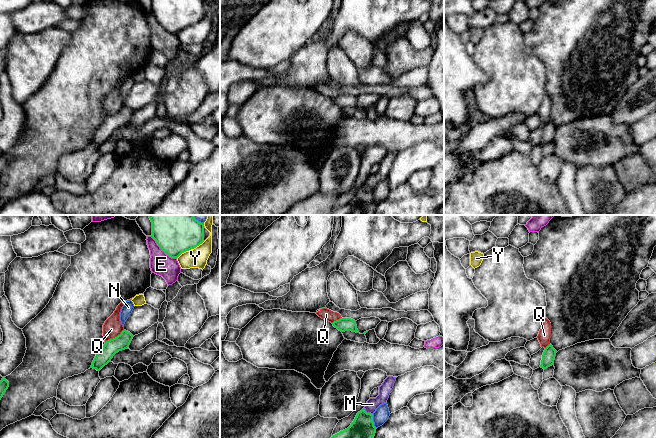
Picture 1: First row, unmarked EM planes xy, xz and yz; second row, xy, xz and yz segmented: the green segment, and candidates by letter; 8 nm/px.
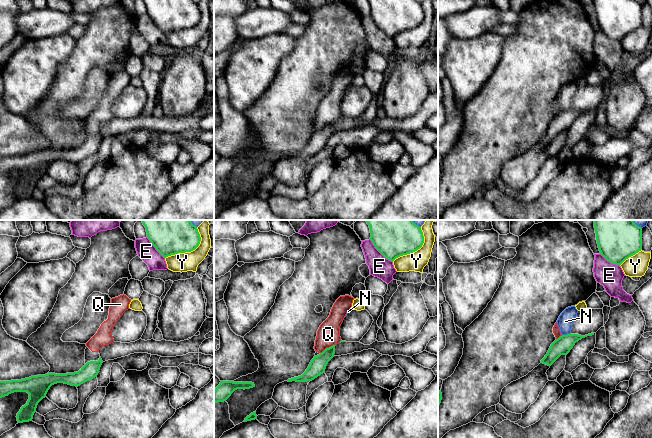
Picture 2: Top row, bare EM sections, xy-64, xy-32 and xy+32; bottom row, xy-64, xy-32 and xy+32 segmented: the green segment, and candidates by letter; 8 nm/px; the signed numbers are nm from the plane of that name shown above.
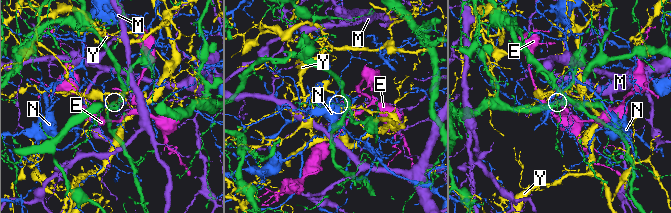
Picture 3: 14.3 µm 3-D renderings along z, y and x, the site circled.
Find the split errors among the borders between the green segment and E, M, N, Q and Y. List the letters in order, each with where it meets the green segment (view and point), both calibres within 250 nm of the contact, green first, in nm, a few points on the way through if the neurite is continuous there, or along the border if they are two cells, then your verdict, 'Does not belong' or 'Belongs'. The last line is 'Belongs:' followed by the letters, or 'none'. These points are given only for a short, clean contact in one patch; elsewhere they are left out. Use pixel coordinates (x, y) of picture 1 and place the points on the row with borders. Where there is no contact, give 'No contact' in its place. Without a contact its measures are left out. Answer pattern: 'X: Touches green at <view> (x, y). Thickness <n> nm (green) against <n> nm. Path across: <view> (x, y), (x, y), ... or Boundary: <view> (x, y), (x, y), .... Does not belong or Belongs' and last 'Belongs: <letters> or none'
E: Touches green at xy (162, 250). Thickness 360 nm (green) against 180 nm. Does not belong
M: Touches green at xz (366, 412). Thickness 180 nm (green) against 100 nm. Does not belong
N: Touches green at xz (372, 421). Thickness 180 nm (green) against 120 nm. Does not belong
Q: Touches green at xy (115, 337). Thickness 120 nm (green) against 150 nm. Boundary: xy (123, 329), (119, 334), (105, 342). Does not belong
Y: Touches green at xy (190, 249). Thickness 360 nm (green) against 160 nm. Does not belong
Belongs: none

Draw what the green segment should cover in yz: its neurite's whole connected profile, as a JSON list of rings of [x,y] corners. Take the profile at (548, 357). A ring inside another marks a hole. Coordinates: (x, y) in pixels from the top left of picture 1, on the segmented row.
[[[549,344],[542,355],[541,365],[540,367],[544,370],[554,364],[555,356],[557,351],[553,348],[551,344]]]

